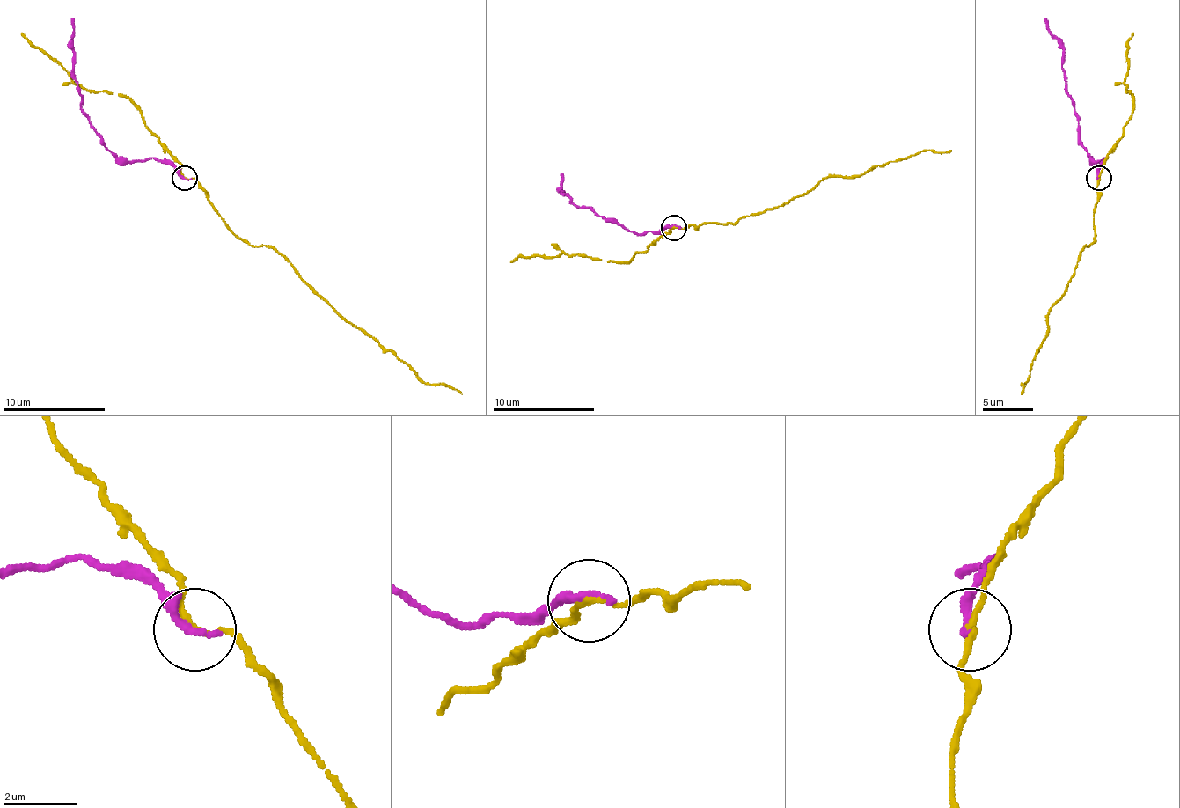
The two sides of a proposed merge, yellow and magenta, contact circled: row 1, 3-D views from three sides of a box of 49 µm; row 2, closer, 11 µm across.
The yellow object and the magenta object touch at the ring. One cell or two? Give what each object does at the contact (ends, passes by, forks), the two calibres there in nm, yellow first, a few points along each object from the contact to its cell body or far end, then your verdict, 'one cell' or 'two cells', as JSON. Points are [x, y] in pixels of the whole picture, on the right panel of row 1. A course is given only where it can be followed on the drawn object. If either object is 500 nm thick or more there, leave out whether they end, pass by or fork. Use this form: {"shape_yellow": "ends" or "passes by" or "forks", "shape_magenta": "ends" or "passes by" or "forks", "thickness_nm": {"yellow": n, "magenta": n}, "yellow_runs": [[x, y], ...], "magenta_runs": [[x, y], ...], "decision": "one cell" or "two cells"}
{"shape_yellow": "passes by", "shape_magenta": "ends", "thickness_nm": {"yellow": 150, "magenta": 240}, "yellow_runs": [[1099, 179], [1094, 239], [1084, 247], [1066, 290], [1048, 311], [1048, 334], [1020, 394]], "magenta_runs": [[1099, 179], [1104, 158], [1094, 160], [1084, 148], [1061, 66], [1064, 46], [1051, 33], [1045, 18]], "decision": "two cells"}

